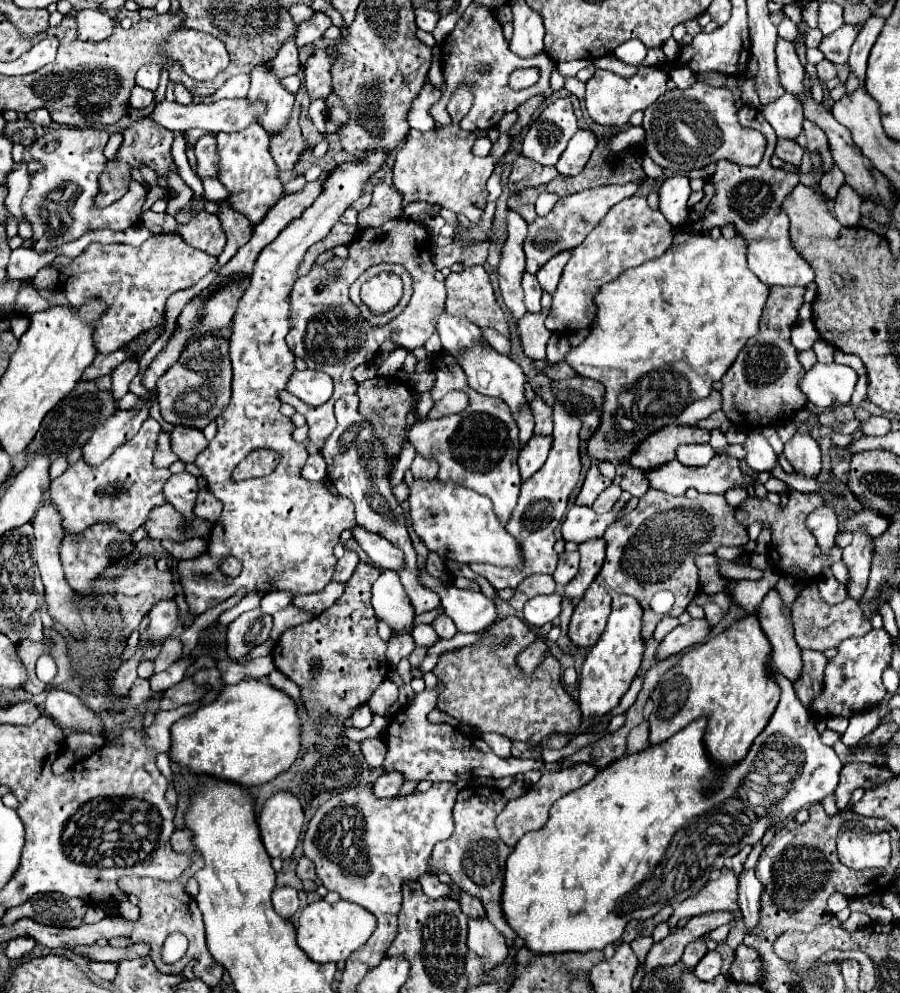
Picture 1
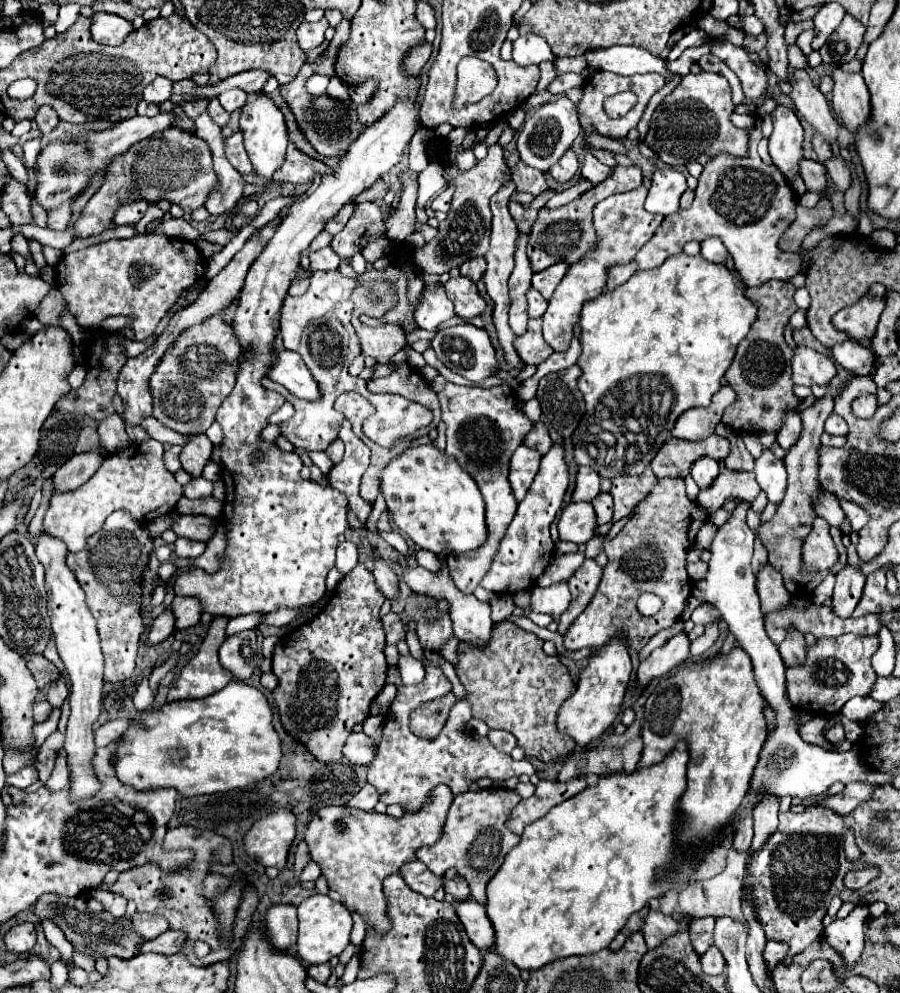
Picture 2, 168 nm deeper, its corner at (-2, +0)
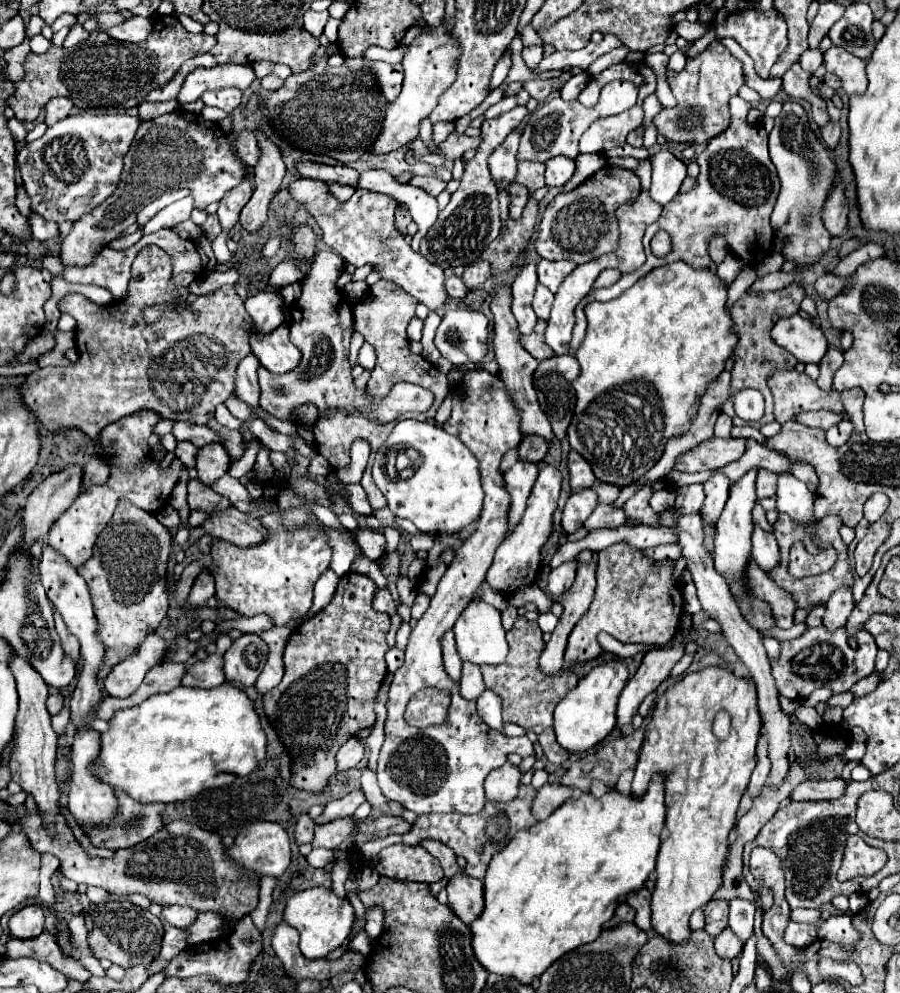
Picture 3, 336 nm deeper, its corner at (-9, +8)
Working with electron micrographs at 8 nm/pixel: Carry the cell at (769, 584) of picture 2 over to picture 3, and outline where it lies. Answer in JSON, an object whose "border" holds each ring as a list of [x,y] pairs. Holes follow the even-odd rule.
{"border":[[[755,523],[755,529],[753,529],[753,537],[751,537],[751,543],[753,543],[753,559],[757,561],[757,565],[763,569],[763,571],[771,571],[777,561],[779,561],[779,547],[777,547],[777,541],[775,537],[769,533],[769,531],[763,531],[757,523]]]}

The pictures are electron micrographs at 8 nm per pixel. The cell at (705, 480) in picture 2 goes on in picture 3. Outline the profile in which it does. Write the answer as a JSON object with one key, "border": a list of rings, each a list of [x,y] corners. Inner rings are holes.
{"border":[[[721,473],[713,475],[705,483],[705,501],[703,501],[701,511],[699,511],[701,519],[707,525],[715,527],[715,523],[717,523],[721,511],[723,511],[723,505],[727,501],[727,497],[729,497],[729,479],[725,475],[721,475]]]}

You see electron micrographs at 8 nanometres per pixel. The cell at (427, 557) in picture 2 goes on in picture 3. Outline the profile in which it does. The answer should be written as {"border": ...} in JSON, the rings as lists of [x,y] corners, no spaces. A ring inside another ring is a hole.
{"border":[[[415,533],[411,537],[411,547],[413,547],[413,551],[419,551],[419,549],[429,551],[433,547],[433,535],[431,533]]]}

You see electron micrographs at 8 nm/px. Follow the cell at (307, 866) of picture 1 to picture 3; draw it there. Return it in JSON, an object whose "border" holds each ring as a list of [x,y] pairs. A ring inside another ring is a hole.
{"border":[[[307,813],[301,815],[301,817],[297,819],[297,825],[295,825],[295,841],[297,841],[299,845],[311,843],[311,841],[313,841],[313,827],[315,827],[313,819],[311,819]]]}

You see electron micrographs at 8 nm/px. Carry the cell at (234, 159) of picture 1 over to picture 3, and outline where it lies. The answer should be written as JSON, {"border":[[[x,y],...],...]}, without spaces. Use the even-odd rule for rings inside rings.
{"border":[[[245,131],[237,137],[237,143],[235,143],[235,151],[239,155],[239,159],[245,163],[245,165],[255,167],[257,161],[259,161],[259,155],[261,155],[261,149],[257,145],[257,139],[253,133]]]}

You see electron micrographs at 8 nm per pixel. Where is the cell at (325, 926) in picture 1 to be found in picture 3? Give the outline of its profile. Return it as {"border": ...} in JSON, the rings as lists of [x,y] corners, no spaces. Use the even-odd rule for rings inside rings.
{"border":[[[313,887],[299,893],[293,893],[287,901],[283,921],[299,931],[299,949],[307,959],[321,959],[327,957],[331,951],[341,947],[353,925],[355,911],[347,899],[339,899],[331,889]]]}

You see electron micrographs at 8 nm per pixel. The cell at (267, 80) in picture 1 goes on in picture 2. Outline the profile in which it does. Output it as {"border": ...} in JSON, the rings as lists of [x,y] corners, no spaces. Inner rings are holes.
{"border":[[[262,91],[250,93],[240,115],[240,129],[244,131],[244,145],[252,159],[252,165],[258,175],[272,179],[272,173],[282,165],[286,145],[288,145],[288,127],[280,107]]]}

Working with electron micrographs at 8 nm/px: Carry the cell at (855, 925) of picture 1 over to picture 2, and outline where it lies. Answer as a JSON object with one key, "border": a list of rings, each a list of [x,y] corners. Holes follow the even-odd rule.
{"border":[[[858,905],[846,919],[834,919],[824,929],[824,939],[844,957],[848,965],[860,959],[864,947],[864,921],[868,919],[868,907]]]}

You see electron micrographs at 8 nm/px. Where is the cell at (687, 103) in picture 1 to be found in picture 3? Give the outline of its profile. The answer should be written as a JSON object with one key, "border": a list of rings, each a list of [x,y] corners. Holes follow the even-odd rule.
{"border":[[[713,41],[703,53],[687,57],[683,71],[667,71],[667,83],[677,99],[677,107],[659,111],[655,115],[657,131],[667,141],[679,141],[695,147],[703,147],[711,137],[723,133],[729,127],[729,97],[737,95],[743,85],[743,67],[719,41]]]}

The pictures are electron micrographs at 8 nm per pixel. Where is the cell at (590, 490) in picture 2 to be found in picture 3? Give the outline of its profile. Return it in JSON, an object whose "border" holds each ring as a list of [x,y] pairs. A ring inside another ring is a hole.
{"border":[[[573,449],[567,455],[567,467],[569,467],[571,491],[581,491],[581,489],[587,489],[595,483],[595,475],[593,475],[589,463],[579,453],[575,453]]]}

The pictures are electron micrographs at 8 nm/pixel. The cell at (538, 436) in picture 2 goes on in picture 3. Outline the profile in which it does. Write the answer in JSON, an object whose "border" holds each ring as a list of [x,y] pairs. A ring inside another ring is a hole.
{"border":[[[525,437],[519,443],[519,459],[541,463],[547,455],[547,441],[541,437]]]}

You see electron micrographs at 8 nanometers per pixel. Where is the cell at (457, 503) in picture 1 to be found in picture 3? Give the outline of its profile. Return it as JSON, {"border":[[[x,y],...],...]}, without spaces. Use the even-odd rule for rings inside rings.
{"border":[[[405,419],[395,425],[393,433],[375,455],[373,481],[385,495],[387,507],[393,515],[413,521],[415,527],[425,533],[453,535],[471,525],[483,509],[485,493],[479,481],[477,459],[461,443],[461,439],[427,421]],[[391,447],[413,447],[421,455],[421,465],[409,479],[401,479],[395,471],[393,461],[397,451],[391,451]]]}

